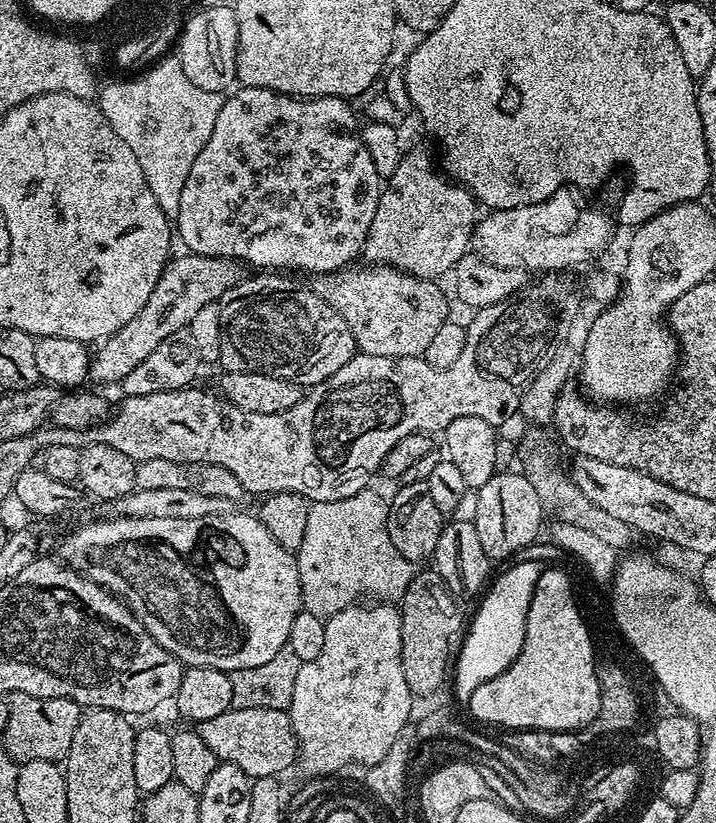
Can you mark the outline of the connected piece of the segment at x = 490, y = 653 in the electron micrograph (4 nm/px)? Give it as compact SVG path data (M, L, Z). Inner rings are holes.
M524 559L509 563L505 567L509 568L491 581L479 601L481 604L476 617L473 620L471 617L467 625L464 644L460 647L460 655L456 657L454 665L454 696L461 702L471 699L474 690L478 690L482 682L490 682L490 678L505 672L522 650L530 602L542 571L542 564L538 561Z

